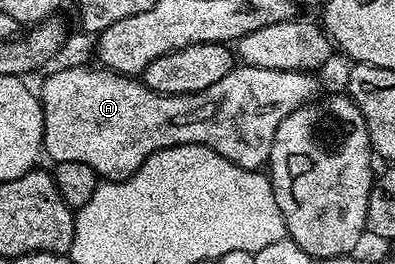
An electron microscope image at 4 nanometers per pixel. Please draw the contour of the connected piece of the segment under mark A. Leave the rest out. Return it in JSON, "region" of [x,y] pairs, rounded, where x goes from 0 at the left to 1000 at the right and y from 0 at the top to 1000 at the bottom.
{"region":[[[223,239],[195,254],[175,254],[172,265],[144,269],[142,277],[119,277],[111,288],[109,326],[96,326],[94,364],[101,390],[109,394],[109,580],[116,591],[129,591],[132,614],[139,617],[152,610],[165,617],[215,617],[223,633],[235,633],[235,648],[251,659],[253,674],[273,686],[311,686],[322,670],[332,670],[352,644],[357,617],[367,617],[367,602],[377,602],[377,587],[387,587],[410,564],[448,557],[451,549],[516,549],[549,587],[559,587],[610,633],[663,644],[684,614],[691,527],[701,511],[701,481],[711,481],[711,458],[742,420],[752,420],[780,394],[805,356],[797,348],[808,337],[808,307],[797,295],[805,288],[787,277],[681,269],[671,254],[608,242],[603,254],[585,261],[580,284],[570,284],[570,299],[539,314],[539,333],[544,337],[544,458],[514,458],[514,367],[506,352],[456,352],[451,360],[441,352],[400,352],[380,337],[375,322],[365,322],[359,303],[344,299],[339,288],[291,277],[286,265],[263,254],[243,254],[246,261],[238,261],[235,250],[241,246]]]}

